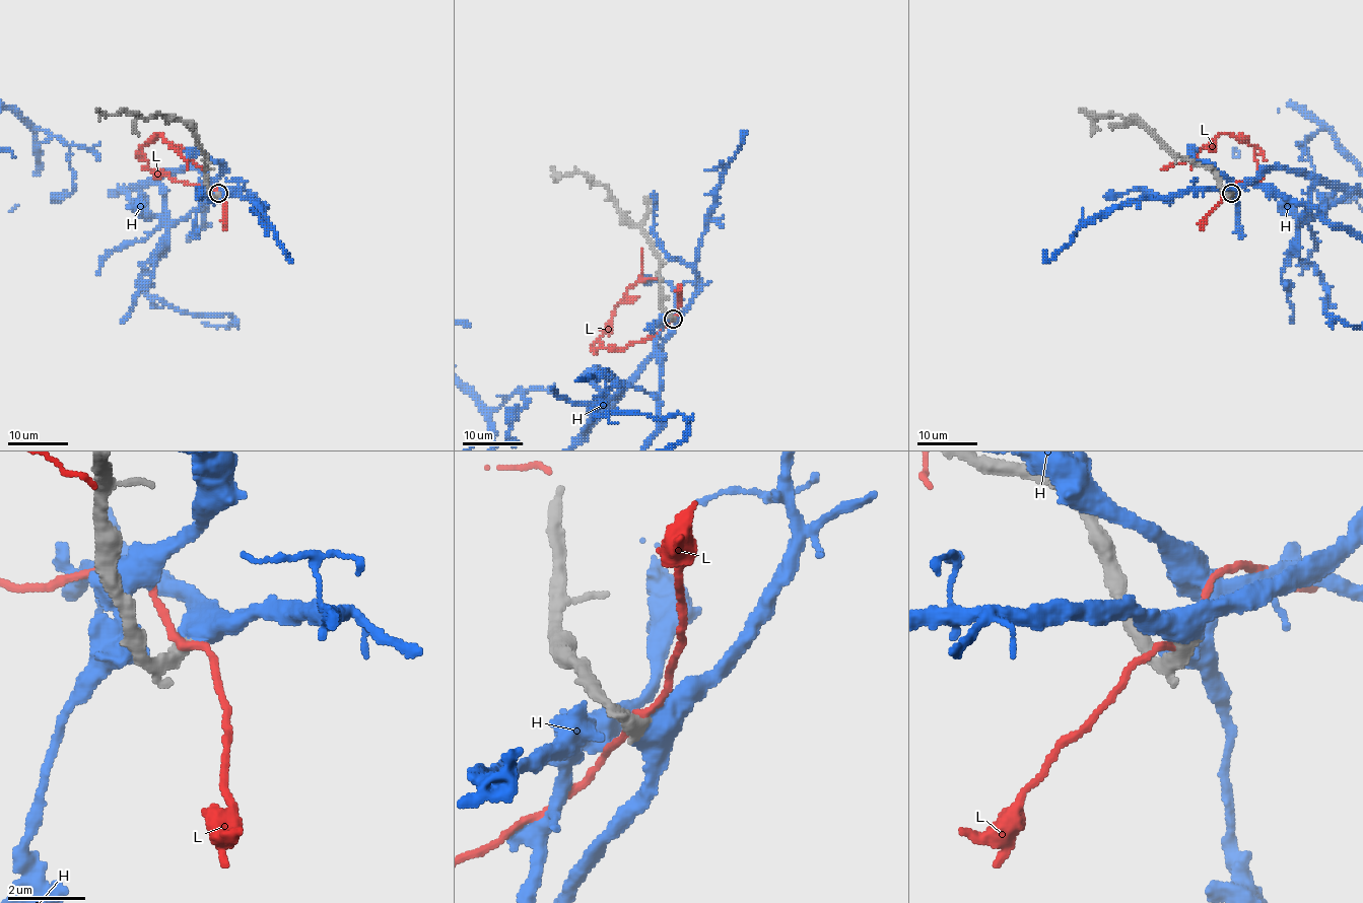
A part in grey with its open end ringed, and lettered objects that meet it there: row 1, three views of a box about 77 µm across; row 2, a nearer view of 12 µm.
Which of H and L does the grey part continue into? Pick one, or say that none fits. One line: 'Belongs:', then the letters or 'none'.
Belongs: H

